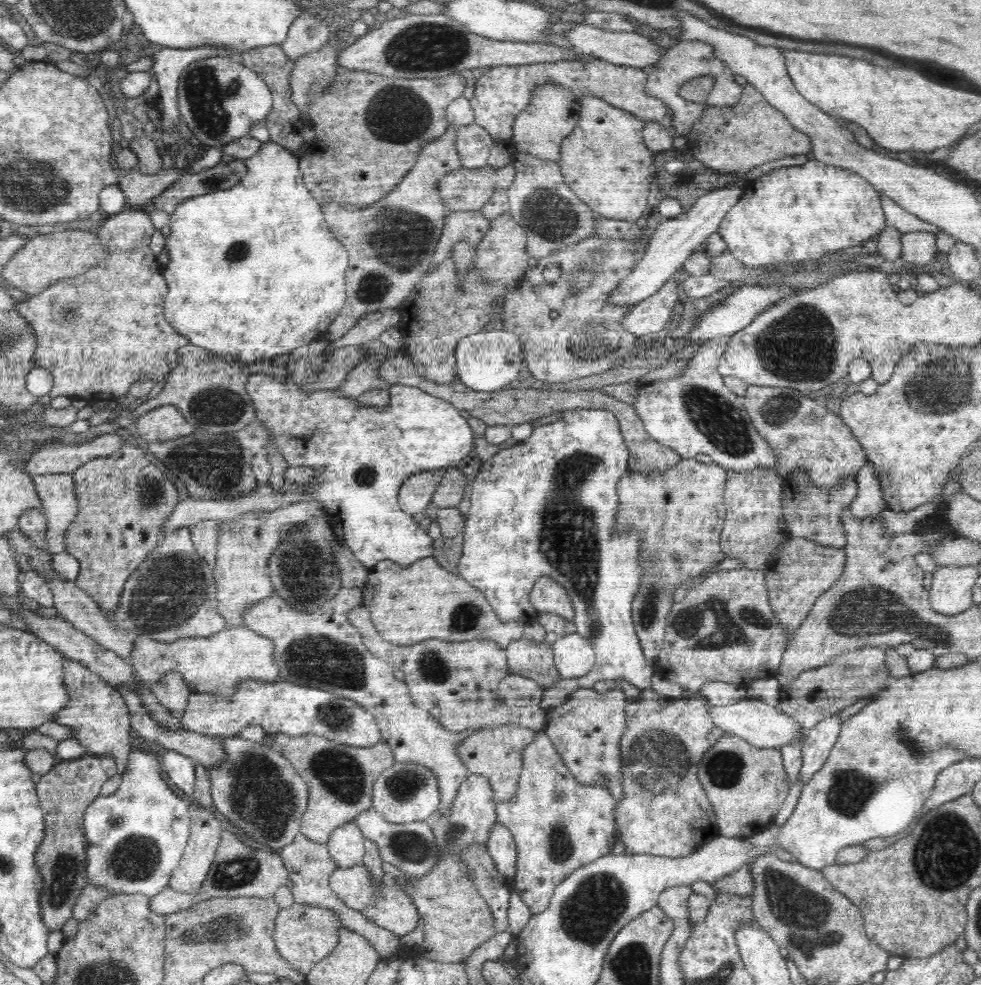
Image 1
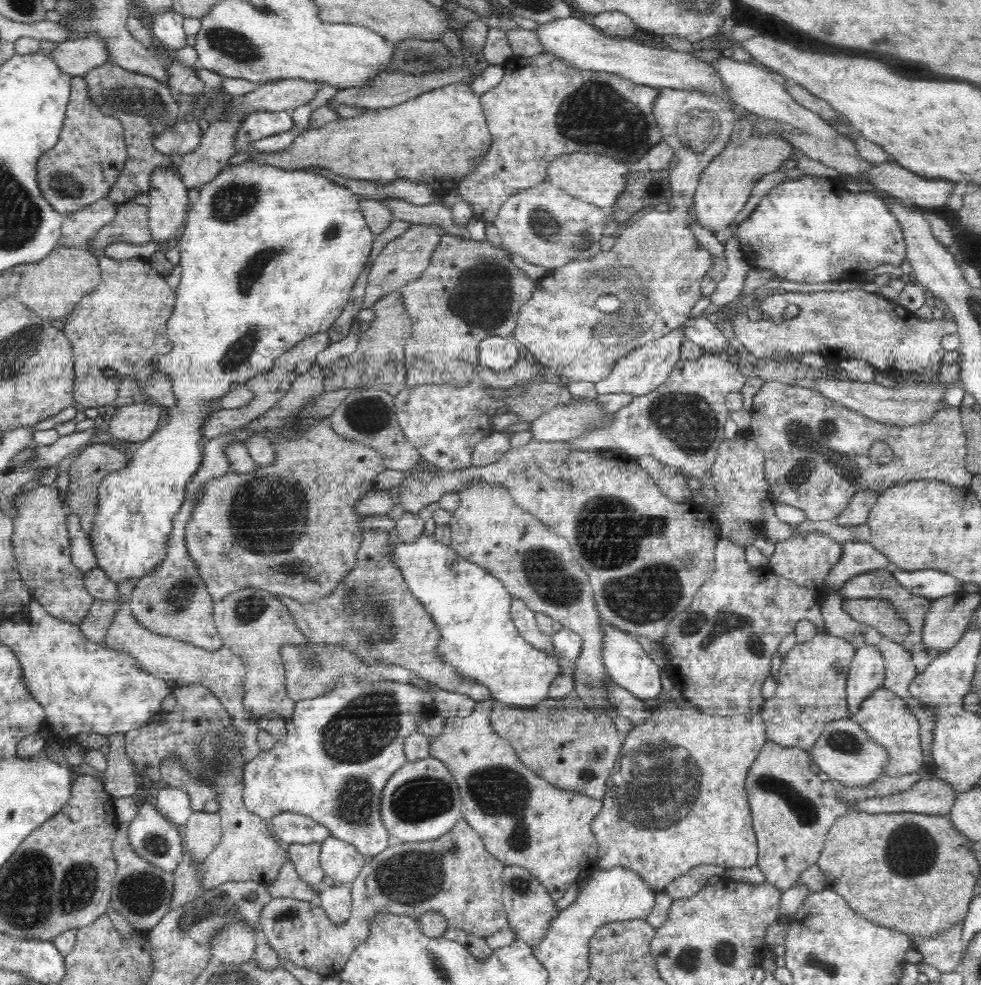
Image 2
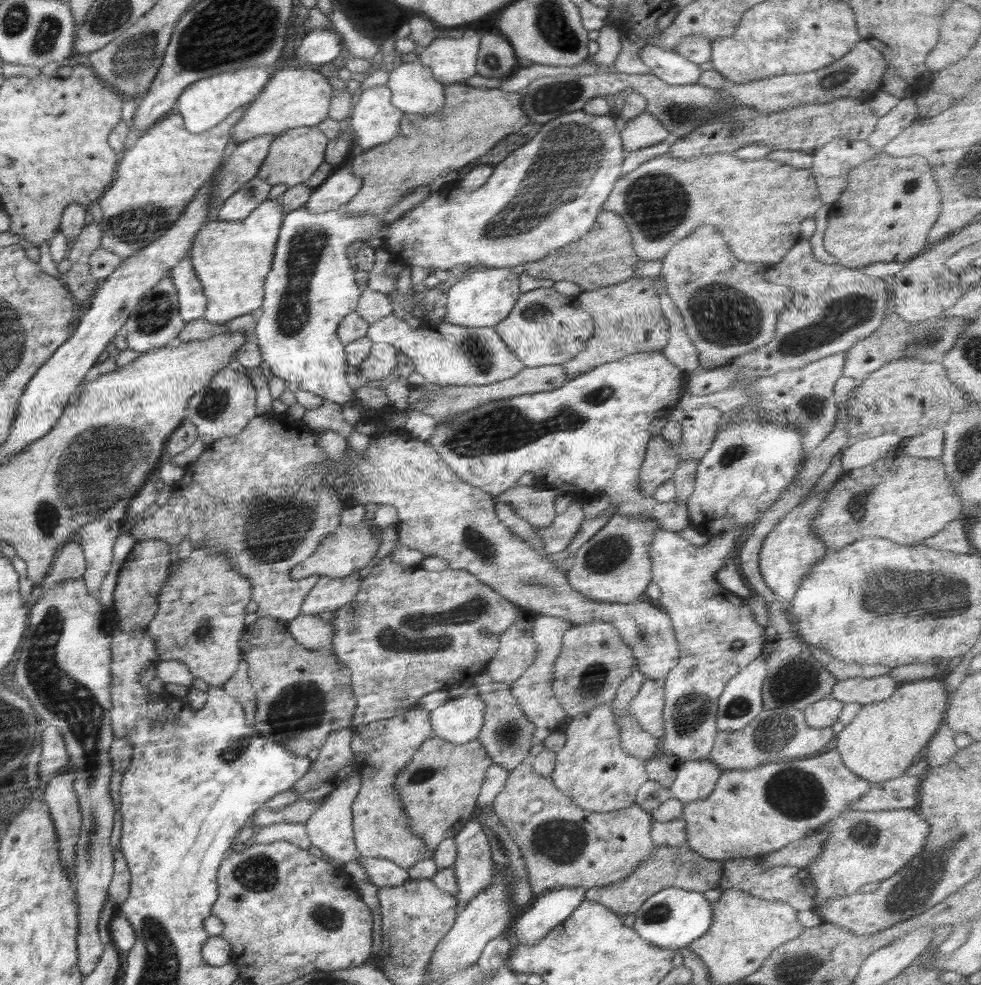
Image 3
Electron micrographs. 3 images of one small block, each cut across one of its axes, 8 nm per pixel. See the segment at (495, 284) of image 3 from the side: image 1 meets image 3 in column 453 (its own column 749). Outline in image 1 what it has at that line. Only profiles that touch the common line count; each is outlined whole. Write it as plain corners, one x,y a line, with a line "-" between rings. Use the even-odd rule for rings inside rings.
745,284
740,286
729,295
728,298
719,302
699,317
695,326
683,337
684,340
686,340
686,346
699,340
701,340
701,344
704,344
706,341
722,335
732,336
734,333
740,332
743,328
750,325
754,318
756,318
756,315
760,314
766,307
774,305
778,301
797,293
787,285
788,284
781,284
777,286
774,284
770,286
760,286

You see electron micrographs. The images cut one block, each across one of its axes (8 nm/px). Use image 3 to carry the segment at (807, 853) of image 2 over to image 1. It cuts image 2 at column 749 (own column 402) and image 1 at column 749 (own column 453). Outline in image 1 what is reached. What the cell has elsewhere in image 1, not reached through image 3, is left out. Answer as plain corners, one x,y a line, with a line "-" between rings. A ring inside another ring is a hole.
729,734
722,736
698,762
698,781
702,783
716,815
719,833
724,837
754,837
773,823
790,792
782,753
776,748
758,748

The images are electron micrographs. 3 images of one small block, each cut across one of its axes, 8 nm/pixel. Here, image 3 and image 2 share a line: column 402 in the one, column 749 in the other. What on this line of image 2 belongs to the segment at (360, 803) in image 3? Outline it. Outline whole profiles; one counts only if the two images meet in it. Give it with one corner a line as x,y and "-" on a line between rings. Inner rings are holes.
697,706
690,708
657,708
651,715
639,725
632,725
627,735
622,739
623,745
611,768
611,773
606,783
606,791
603,796
602,810
592,820
591,830
598,843
598,858
596,868
608,870
615,866
632,869
640,875
642,880
648,883
648,888
654,892
664,891
665,888
679,876
686,874
695,866
712,864
727,868
750,868
757,864
757,840
753,828
753,816
749,807
744,779
750,765
760,754
761,748
767,741
765,722
760,712
738,713
732,716
717,717
702,712

